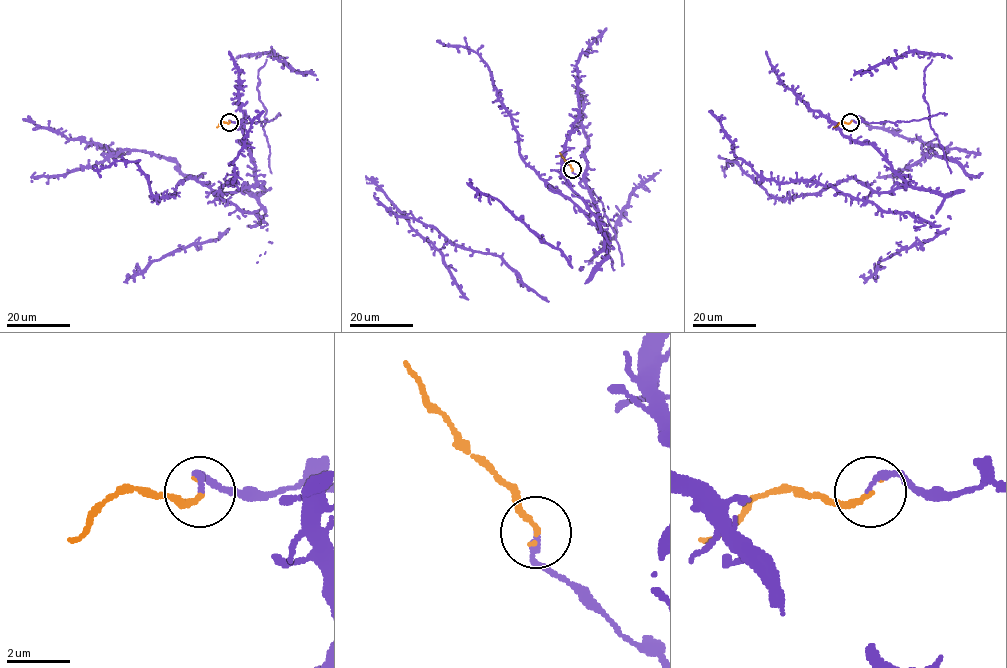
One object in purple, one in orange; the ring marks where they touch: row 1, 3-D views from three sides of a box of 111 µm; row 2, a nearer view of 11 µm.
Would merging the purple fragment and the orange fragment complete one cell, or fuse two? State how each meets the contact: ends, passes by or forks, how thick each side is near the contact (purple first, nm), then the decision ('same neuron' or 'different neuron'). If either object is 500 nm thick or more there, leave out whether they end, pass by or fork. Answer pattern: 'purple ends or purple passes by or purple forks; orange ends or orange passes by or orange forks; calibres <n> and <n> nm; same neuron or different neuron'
purple ends; orange ends; calibres 220 and 170 nm; same neuron

